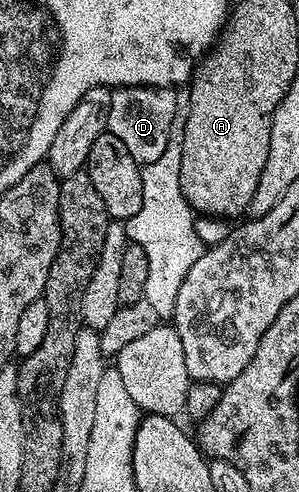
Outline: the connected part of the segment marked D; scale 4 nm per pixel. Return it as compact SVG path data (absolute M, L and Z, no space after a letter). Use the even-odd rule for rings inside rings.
M125 85L110 90L108 121L106 132L117 135L125 143L129 155L142 167L153 163L165 152L165 143L169 143L169 131L177 120L181 101L175 98L174 88L158 89L152 85Z

